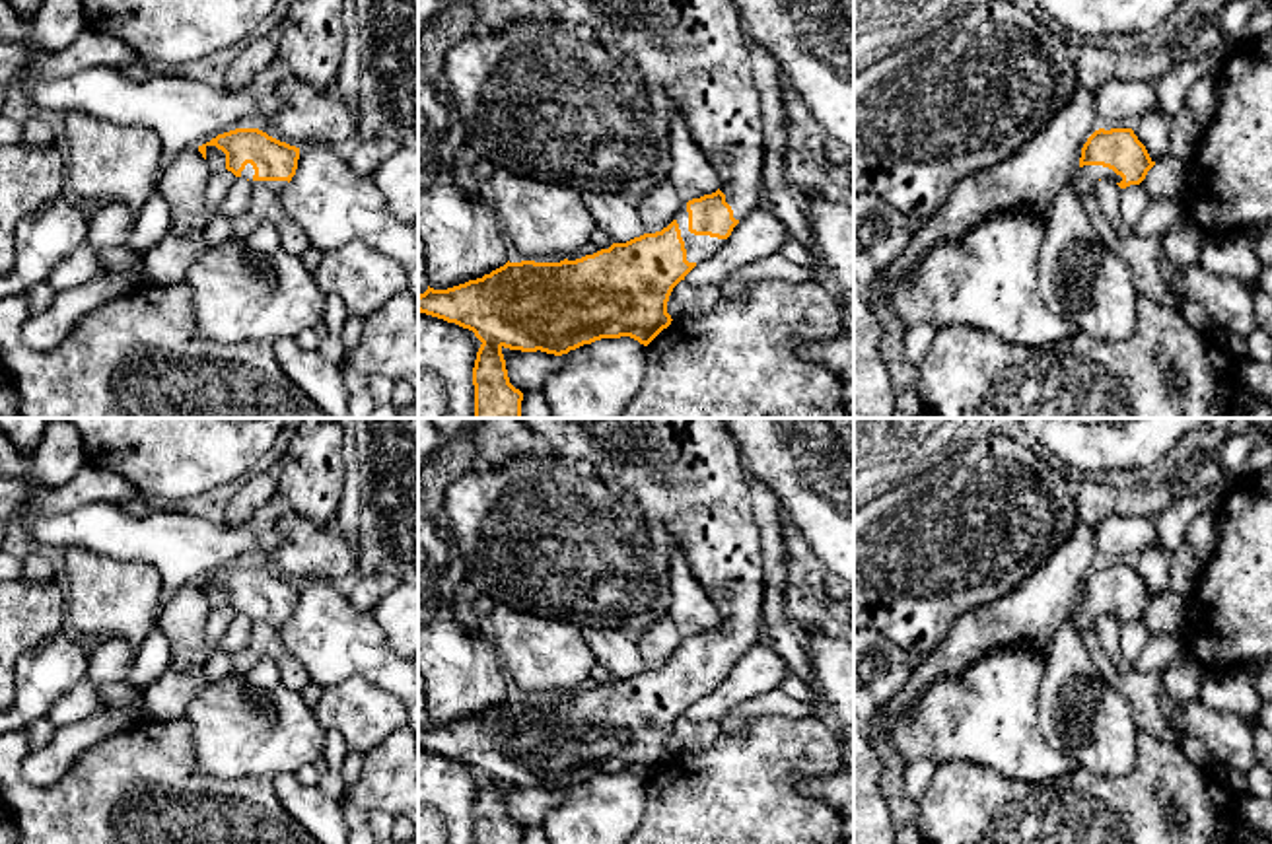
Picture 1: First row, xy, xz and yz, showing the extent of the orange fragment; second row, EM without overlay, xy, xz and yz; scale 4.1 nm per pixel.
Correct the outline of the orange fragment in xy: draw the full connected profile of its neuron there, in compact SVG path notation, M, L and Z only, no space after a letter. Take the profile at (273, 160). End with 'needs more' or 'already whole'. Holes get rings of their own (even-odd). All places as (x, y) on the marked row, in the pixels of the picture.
M235 128L218 134L198 146L204 159L208 146L216 146L226 154L226 169L235 177L276 194L286 189L298 169L300 148L280 142L259 128Z; needs more

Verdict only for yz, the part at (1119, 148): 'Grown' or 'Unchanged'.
Grown

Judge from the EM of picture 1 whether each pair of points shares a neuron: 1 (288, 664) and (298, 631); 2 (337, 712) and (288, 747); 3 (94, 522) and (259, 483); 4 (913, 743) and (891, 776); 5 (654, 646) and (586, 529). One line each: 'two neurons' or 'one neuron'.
1: two neurons
2: two neurons
3: two neurons
4: two neurons
5: two neurons

